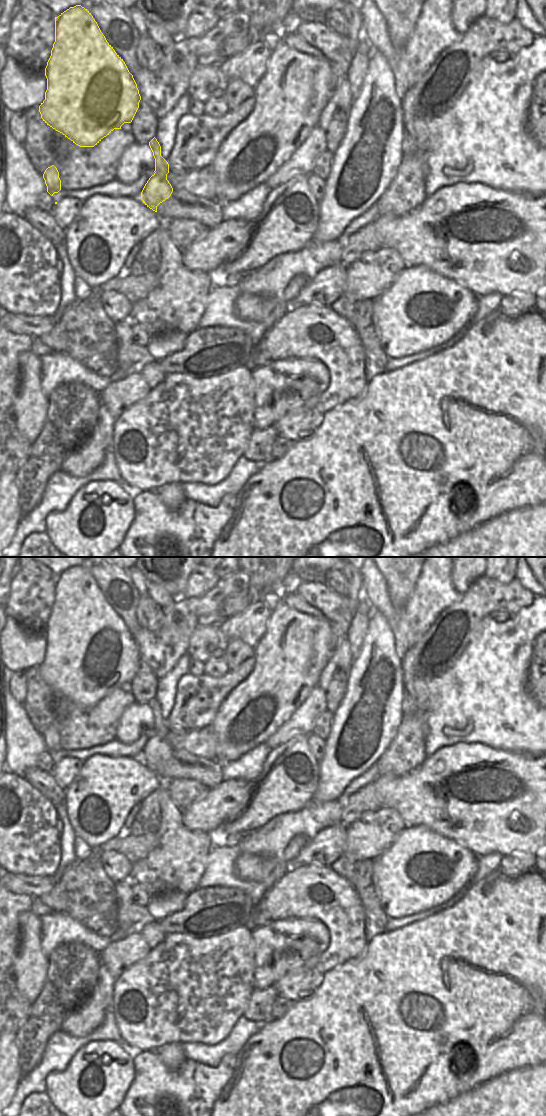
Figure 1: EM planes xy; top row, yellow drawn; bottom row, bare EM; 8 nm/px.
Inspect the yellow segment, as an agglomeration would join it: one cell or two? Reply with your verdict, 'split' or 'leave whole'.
leave whole

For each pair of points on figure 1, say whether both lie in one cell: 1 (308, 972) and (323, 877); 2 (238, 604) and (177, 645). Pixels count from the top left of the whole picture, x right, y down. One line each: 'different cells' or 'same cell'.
1: same cell
2: different cells

